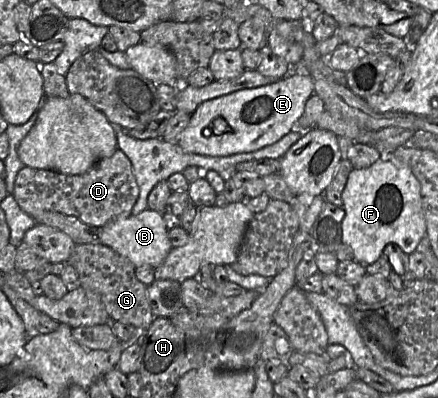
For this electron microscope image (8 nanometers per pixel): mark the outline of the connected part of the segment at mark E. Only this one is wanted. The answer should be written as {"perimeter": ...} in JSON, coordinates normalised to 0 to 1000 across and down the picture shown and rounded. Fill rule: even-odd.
{"perimeter":[[[671,186],[614,214],[546,226],[473,251],[436,289],[432,314],[413,332],[402,359],[427,384],[484,394],[587,379],[630,359],[676,324],[701,251],[719,236],[717,221],[717,204],[708,191]],[[498,299],[516,309],[521,329],[491,329]]]}

